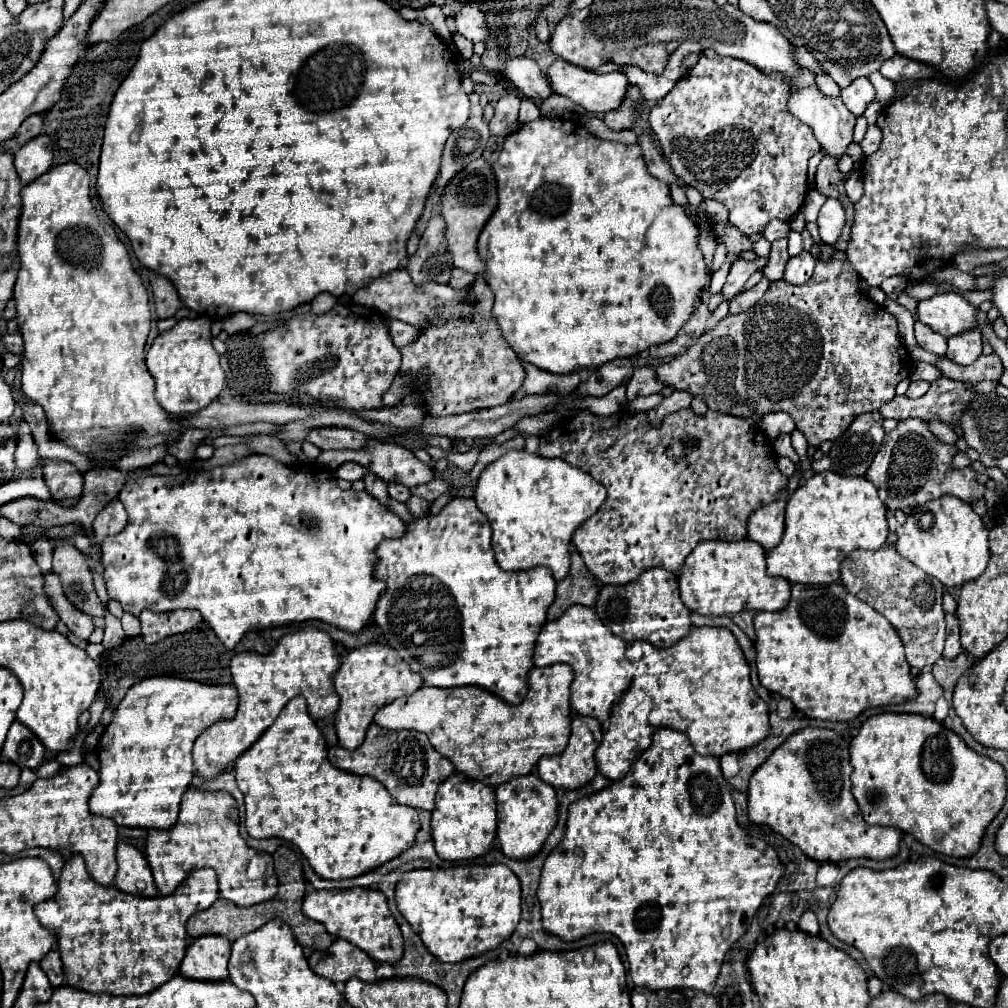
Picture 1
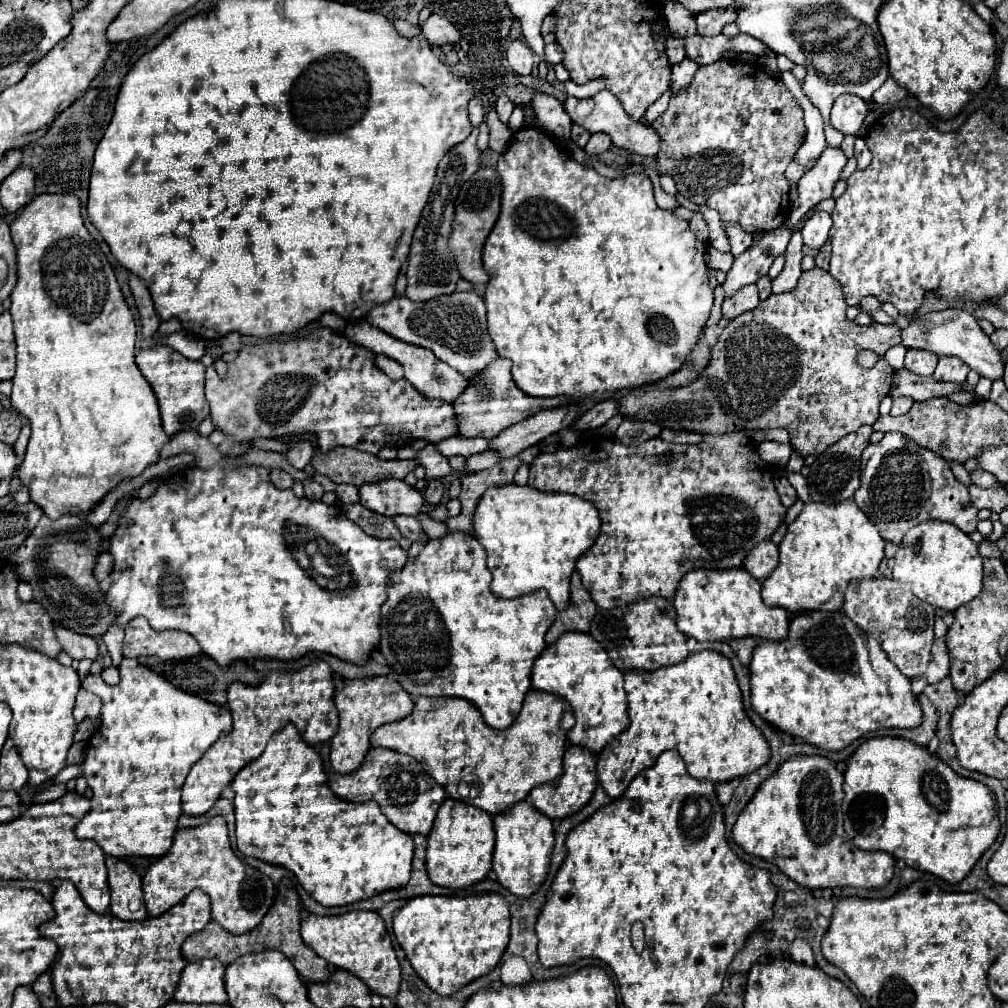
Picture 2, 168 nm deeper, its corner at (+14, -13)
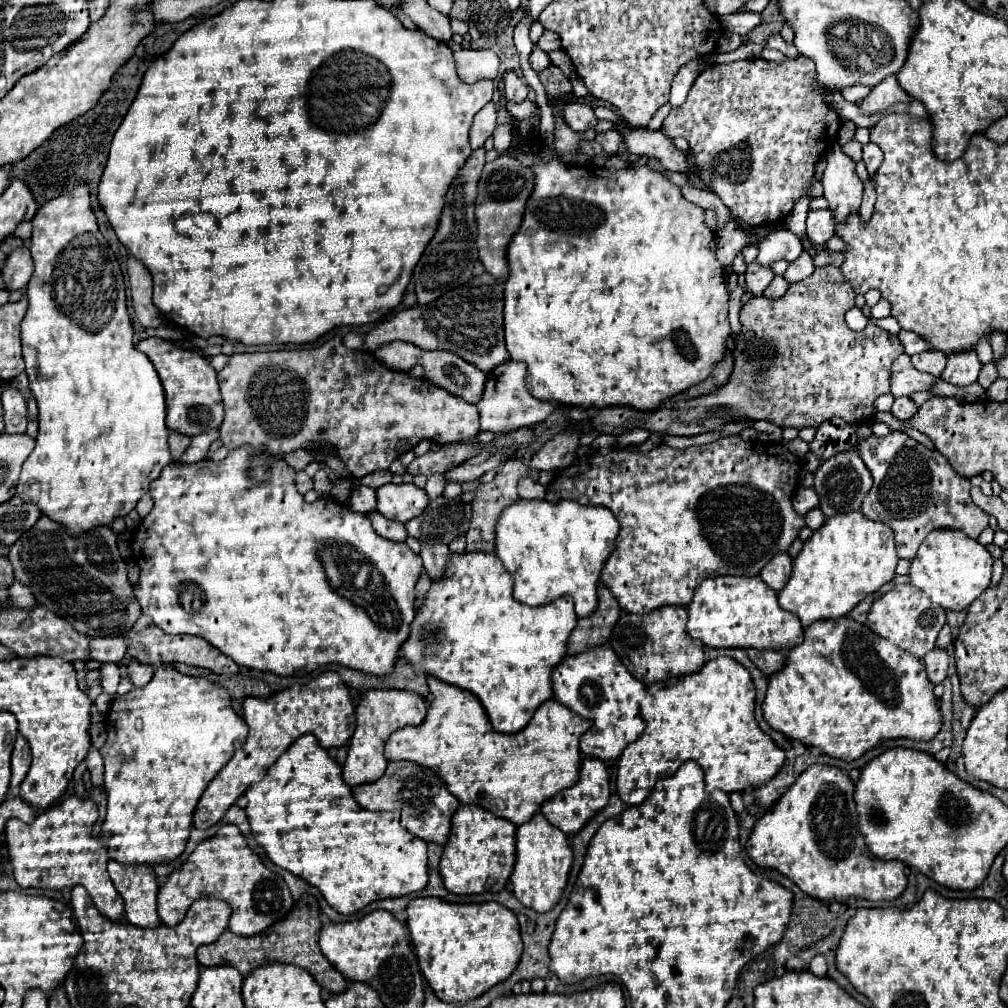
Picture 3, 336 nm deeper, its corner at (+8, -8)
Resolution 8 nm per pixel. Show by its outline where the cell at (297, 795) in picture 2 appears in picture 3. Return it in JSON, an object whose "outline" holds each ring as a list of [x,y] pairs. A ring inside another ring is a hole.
{"outline":[[[303,734],[299,736],[281,756],[279,760],[267,770],[265,778],[251,784],[245,792],[249,804],[245,808],[247,812],[247,820],[249,820],[249,826],[251,826],[251,836],[253,840],[267,852],[269,860],[275,864],[275,866],[281,866],[285,870],[289,870],[291,874],[307,880],[311,886],[317,886],[323,894],[323,898],[327,900],[327,904],[331,908],[335,908],[337,912],[341,914],[353,914],[357,910],[361,910],[363,906],[367,906],[369,902],[373,900],[383,900],[383,898],[395,898],[395,896],[407,896],[411,892],[417,892],[417,890],[423,890],[425,884],[427,884],[427,842],[413,836],[411,832],[407,832],[401,824],[399,824],[399,812],[371,812],[371,810],[365,810],[365,808],[359,808],[351,796],[351,786],[347,786],[343,782],[343,776],[341,776],[341,766],[327,754],[327,750],[315,740],[315,736],[311,734]]]}

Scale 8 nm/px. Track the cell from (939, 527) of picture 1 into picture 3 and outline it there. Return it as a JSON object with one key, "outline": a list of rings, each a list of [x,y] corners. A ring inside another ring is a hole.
{"outline":[[[933,530],[923,540],[915,558],[911,560],[909,578],[911,584],[921,588],[935,604],[945,610],[965,610],[981,592],[991,584],[993,556],[977,540],[969,538],[961,530]]]}

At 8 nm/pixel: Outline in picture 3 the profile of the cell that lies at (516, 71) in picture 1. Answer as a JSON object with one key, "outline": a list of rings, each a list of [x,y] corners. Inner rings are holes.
{"outline":[[[581,102],[563,104],[563,114],[565,114],[565,122],[575,132],[585,132],[597,124],[593,108],[587,104],[581,104]]]}

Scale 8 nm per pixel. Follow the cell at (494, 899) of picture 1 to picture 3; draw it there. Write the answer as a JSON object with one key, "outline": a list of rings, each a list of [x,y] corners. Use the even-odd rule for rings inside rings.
{"outline":[[[415,898],[407,906],[407,928],[419,966],[439,1000],[463,1004],[503,982],[515,970],[523,942],[517,916],[499,902],[455,904],[443,898]]]}

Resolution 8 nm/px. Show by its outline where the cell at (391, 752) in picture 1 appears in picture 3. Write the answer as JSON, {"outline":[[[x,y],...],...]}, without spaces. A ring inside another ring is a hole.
{"outline":[[[401,760],[401,762],[389,762],[385,774],[367,784],[359,784],[351,788],[355,802],[361,808],[369,810],[399,810],[401,812],[401,824],[411,834],[423,838],[425,842],[445,844],[447,832],[451,828],[451,816],[455,814],[455,808],[459,808],[459,800],[451,796],[447,790],[447,784],[441,776],[437,776],[433,770],[423,768],[419,764]]]}

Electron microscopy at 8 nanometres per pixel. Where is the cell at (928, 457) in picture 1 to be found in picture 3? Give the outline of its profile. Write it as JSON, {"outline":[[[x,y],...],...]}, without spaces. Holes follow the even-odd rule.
{"outline":[[[891,432],[885,438],[869,436],[867,440],[863,440],[859,444],[859,452],[861,452],[861,458],[863,458],[865,466],[869,468],[871,476],[873,476],[873,488],[869,490],[869,496],[865,496],[861,512],[869,520],[889,524],[889,528],[895,534],[895,544],[897,544],[899,558],[913,560],[919,544],[935,528],[955,528],[955,530],[963,530],[969,538],[979,538],[983,528],[989,524],[989,516],[981,508],[977,508],[977,504],[973,504],[973,500],[971,500],[969,480],[959,476],[951,468],[947,458],[943,458],[937,450],[931,450],[931,448],[919,444],[917,440],[913,440],[905,432]]]}

